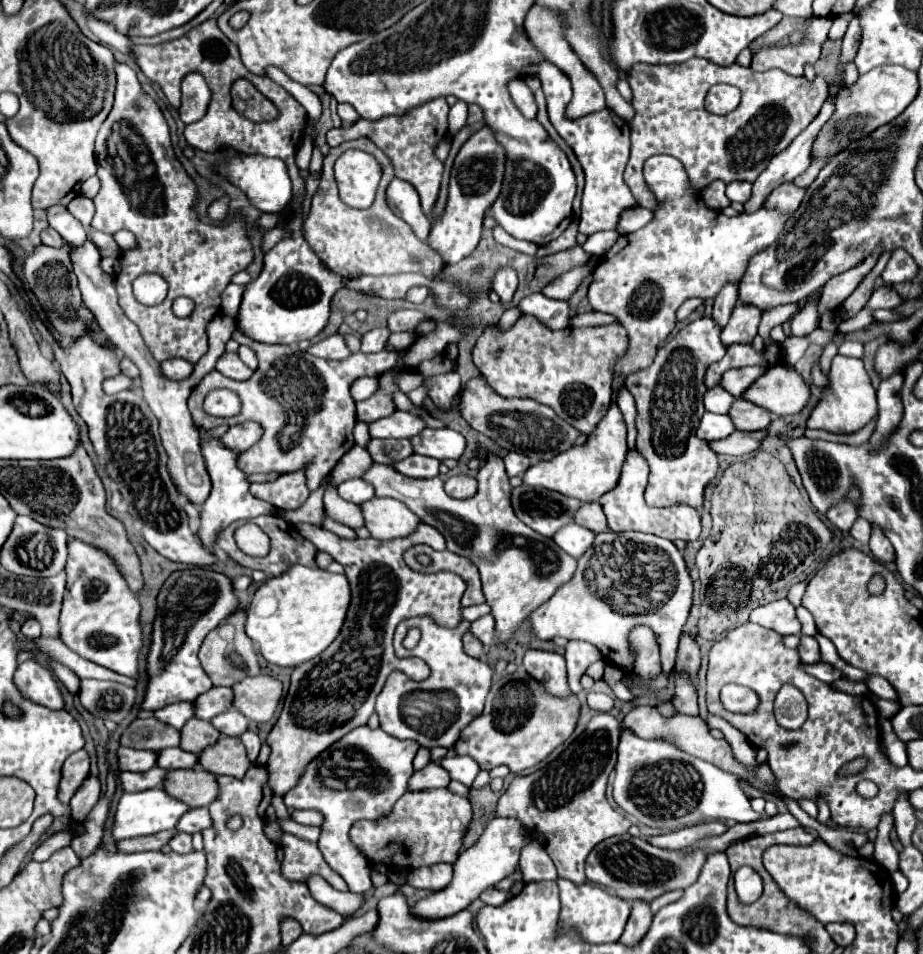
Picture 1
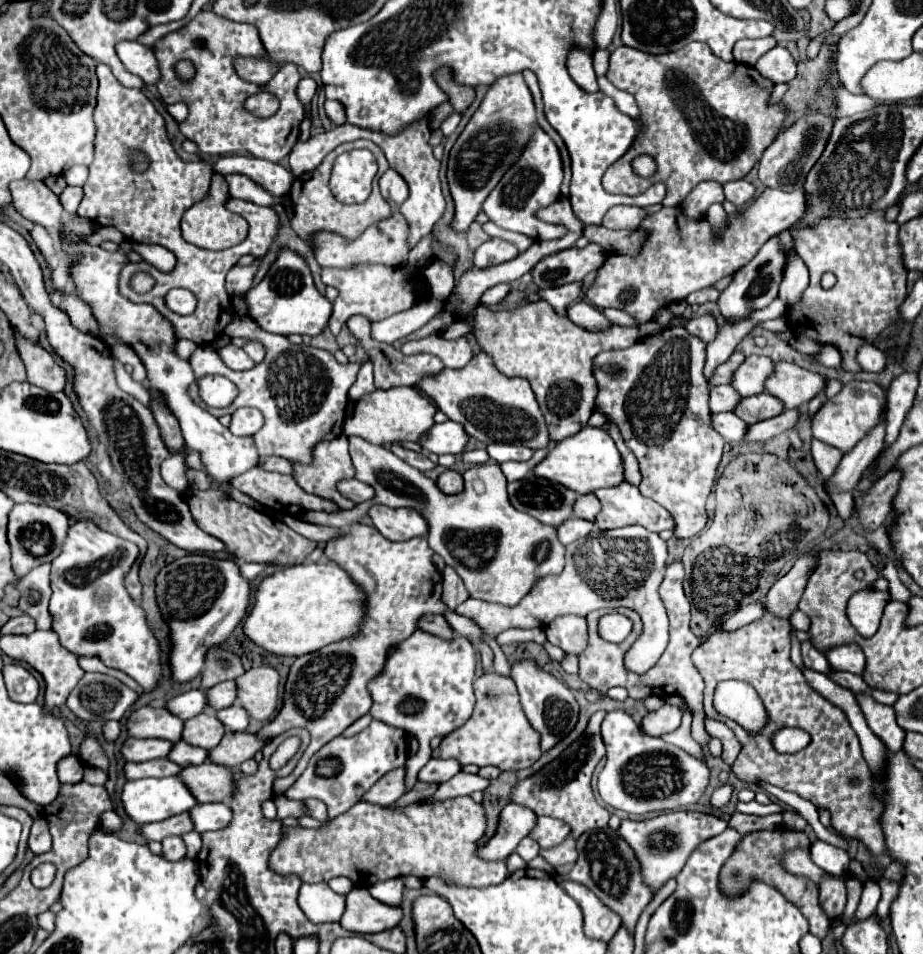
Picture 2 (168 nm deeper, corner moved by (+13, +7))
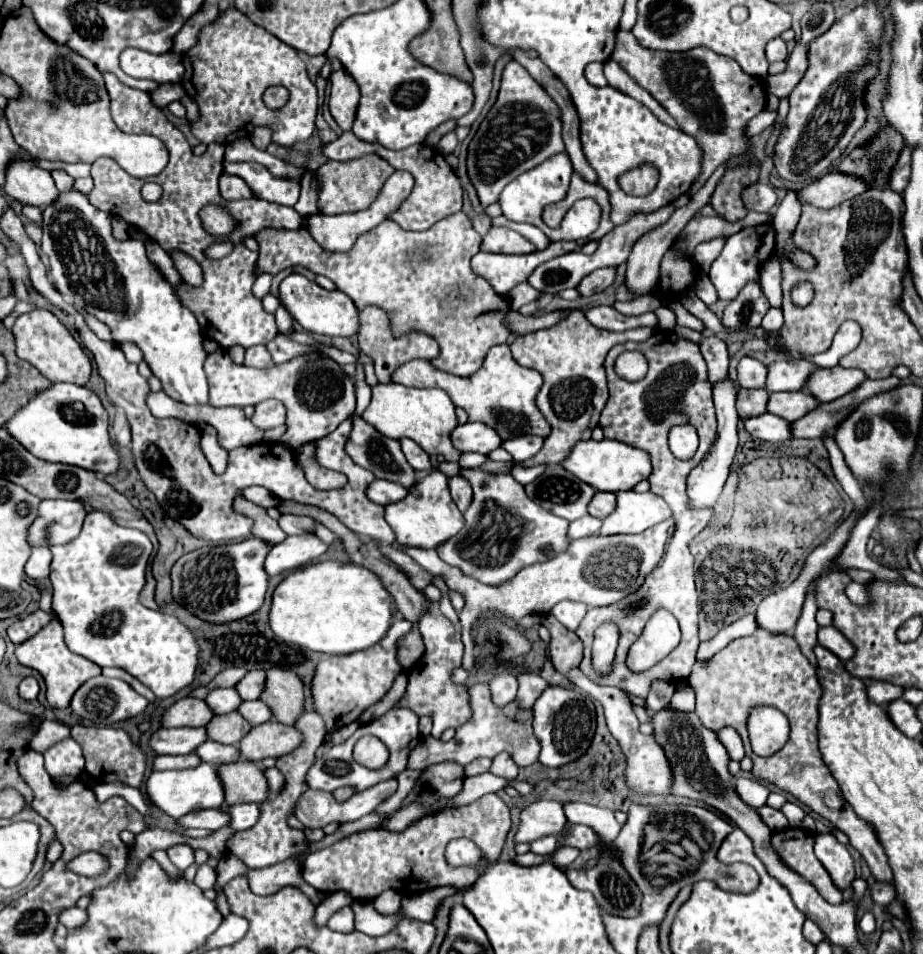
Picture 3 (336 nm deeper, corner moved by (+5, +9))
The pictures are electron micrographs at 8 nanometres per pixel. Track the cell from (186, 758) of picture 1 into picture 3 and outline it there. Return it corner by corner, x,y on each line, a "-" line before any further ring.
205,741
205,745
201,745
195,753
201,757
201,761
213,763
213,765
233,763
233,761
241,759
241,753
239,753
237,747
215,743
215,741

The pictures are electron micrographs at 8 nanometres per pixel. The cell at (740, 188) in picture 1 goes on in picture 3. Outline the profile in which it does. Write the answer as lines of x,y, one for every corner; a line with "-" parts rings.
755,183
747,189
743,189
743,203
751,211
769,211
777,203
777,195
775,195
773,187

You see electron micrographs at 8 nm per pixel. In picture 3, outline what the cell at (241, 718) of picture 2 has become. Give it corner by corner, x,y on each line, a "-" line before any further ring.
255,699
255,701
245,701
239,709
237,709
251,725
261,725
261,723
267,723
267,721
271,721
271,717
273,717
273,713
271,713
271,709
267,707
267,703
265,701
261,701
261,699

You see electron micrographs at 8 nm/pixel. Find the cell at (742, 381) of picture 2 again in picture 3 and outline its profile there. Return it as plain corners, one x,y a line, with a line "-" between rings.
781,359
769,365
767,375
767,391
799,391
807,387
807,379
817,369
811,361
795,361
795,359

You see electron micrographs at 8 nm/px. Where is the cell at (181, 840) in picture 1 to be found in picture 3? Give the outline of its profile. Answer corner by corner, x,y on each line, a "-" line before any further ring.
175,845
175,847
169,847
167,849
167,855
171,859
171,863
185,871
189,865
193,865
193,849
189,845

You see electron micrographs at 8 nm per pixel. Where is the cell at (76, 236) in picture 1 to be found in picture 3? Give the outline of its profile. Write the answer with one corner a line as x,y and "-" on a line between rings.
11,161
3,189
23,205
35,207
47,207
59,195
51,173
39,169
33,161

